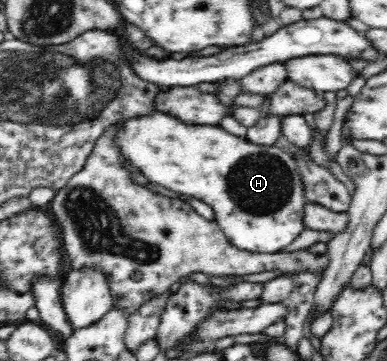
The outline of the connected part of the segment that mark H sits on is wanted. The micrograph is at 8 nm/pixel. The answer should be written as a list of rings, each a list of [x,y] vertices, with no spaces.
[[[158,110],[150,113],[150,115],[144,115],[144,117],[132,117],[132,119],[122,119],[118,121],[118,131],[114,135],[114,141],[120,152],[128,158],[130,164],[137,167],[140,173],[143,173],[151,183],[158,183],[166,189],[172,189],[176,193],[183,193],[193,197],[198,201],[203,201],[206,205],[211,205],[211,208],[215,213],[215,221],[220,226],[220,229],[225,233],[225,236],[230,240],[230,243],[240,249],[246,250],[252,253],[267,253],[273,254],[276,252],[282,252],[282,249],[287,245],[290,245],[306,227],[304,227],[304,203],[307,199],[304,197],[304,184],[302,183],[302,174],[298,172],[296,167],[296,160],[290,157],[283,149],[276,148],[274,145],[258,145],[254,142],[250,142],[243,137],[235,136],[226,132],[219,125],[190,125],[183,122],[177,117],[159,112]]]

